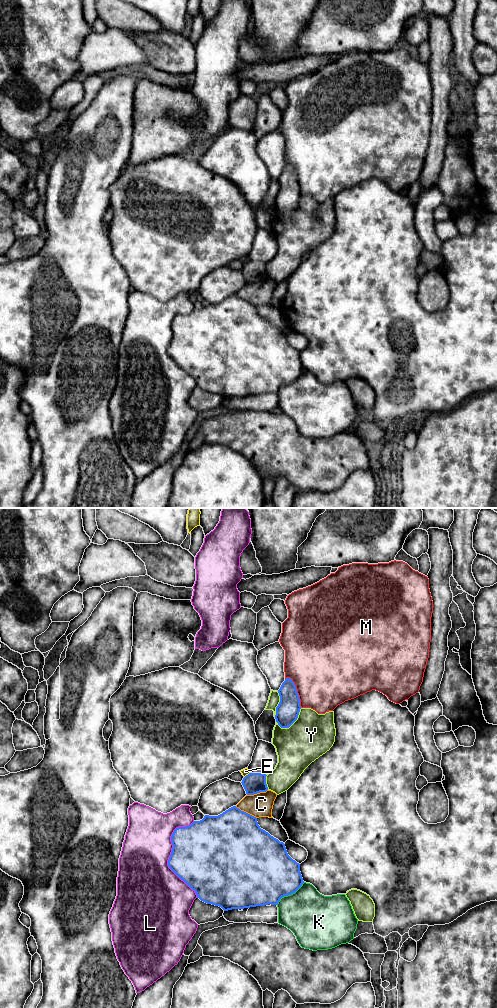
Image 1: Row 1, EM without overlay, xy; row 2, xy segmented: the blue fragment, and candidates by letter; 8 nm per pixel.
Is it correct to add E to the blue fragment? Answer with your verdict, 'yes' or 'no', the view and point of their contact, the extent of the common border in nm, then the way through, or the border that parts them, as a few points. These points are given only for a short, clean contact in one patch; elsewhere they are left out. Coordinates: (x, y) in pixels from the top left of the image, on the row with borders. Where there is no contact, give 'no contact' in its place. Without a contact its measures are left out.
no; meets blue in xy at (246, 775); contact 60 nm long; border along xy (249, 772), (244, 777)

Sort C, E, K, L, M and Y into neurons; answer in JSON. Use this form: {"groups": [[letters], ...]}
{"groups": [["C"], ["E"], ["K"], ["L"], ["M"], ["Y"]]}

